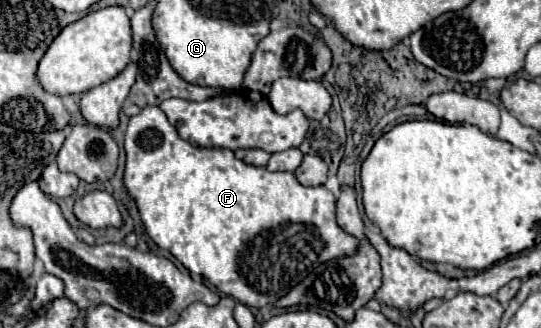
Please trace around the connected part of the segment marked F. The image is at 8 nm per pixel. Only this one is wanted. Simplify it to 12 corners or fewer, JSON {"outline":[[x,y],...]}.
{"outline":[[125,131],[149,237],[247,307],[351,255],[337,199],[181,139]]}

